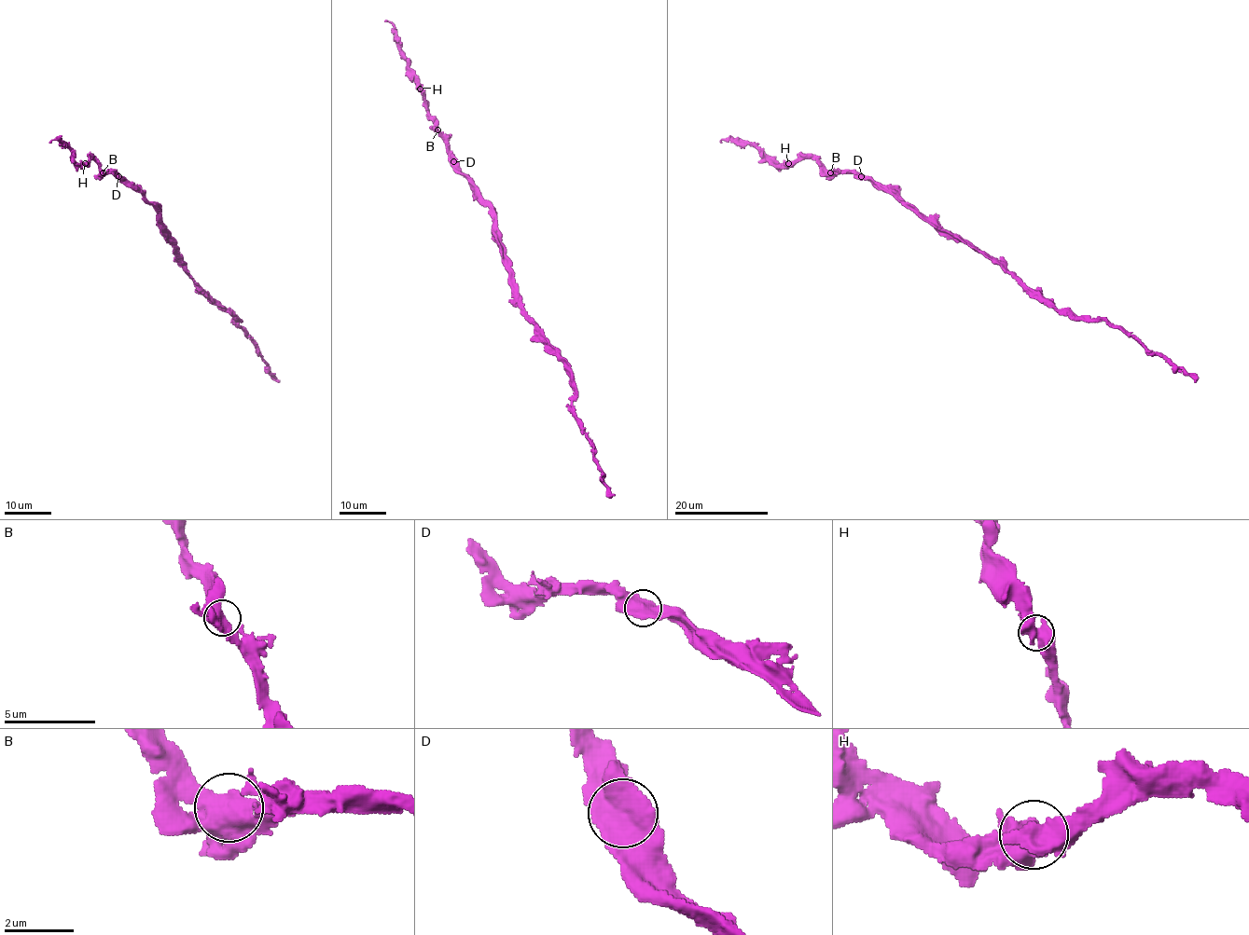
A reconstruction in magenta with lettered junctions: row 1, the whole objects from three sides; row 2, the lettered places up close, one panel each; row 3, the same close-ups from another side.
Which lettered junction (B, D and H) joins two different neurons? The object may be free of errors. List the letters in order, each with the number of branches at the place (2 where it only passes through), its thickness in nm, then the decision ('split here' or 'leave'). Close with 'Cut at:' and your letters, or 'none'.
B: 2 | 650 nm | leave
D: 2 | 650 nm | leave
H: 2 | 700 nm | leave
Cut at: none

